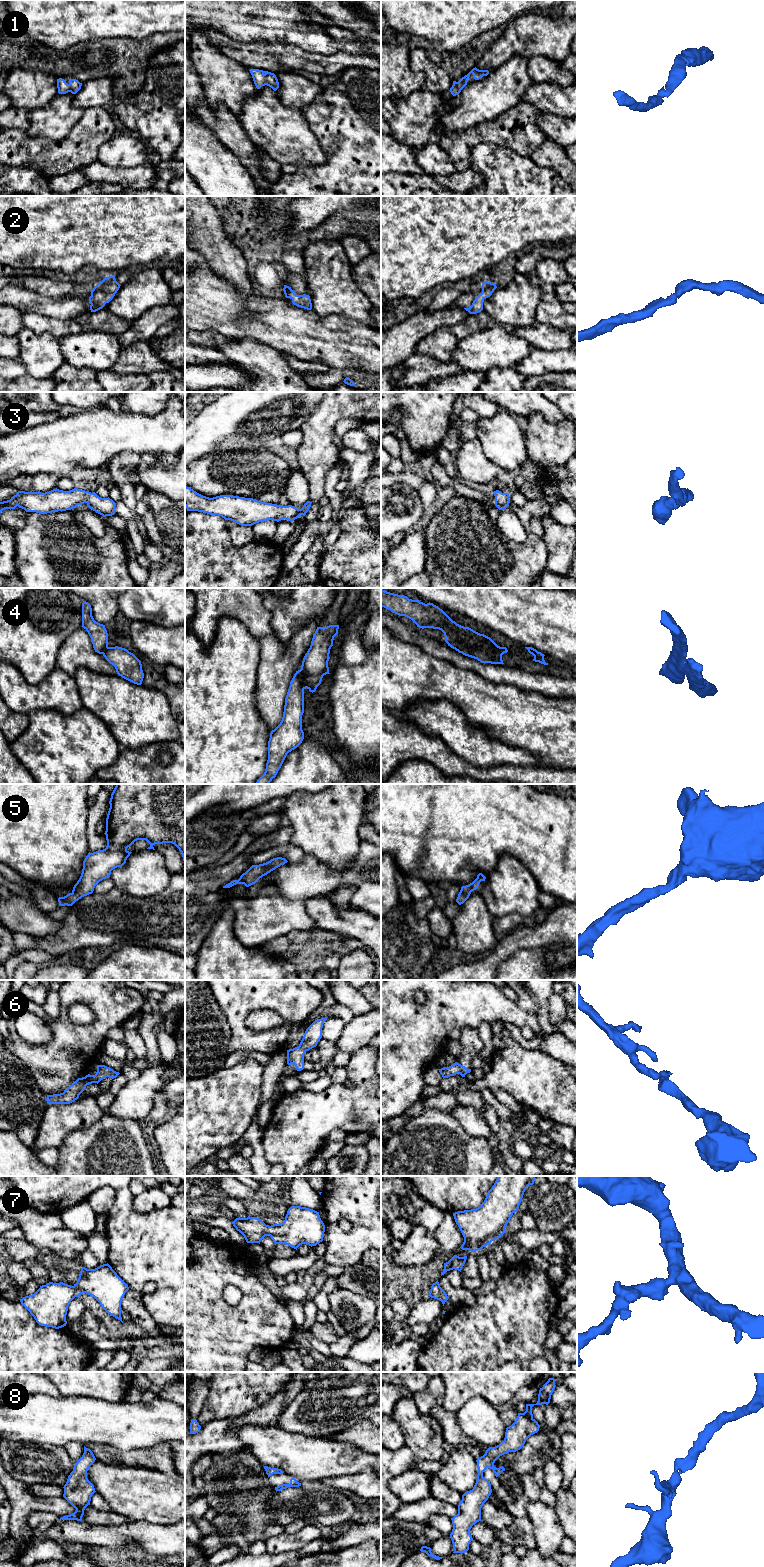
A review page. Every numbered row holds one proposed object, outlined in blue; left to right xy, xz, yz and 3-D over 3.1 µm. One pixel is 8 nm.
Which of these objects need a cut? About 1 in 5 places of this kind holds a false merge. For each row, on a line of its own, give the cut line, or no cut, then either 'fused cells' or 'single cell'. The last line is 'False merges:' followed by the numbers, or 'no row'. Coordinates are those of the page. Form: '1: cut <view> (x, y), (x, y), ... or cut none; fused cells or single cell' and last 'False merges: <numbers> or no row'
1: cut none; single cell
2: cut none; single cell
3: cut none; single cell
4: cut yz (445, 637), (451, 637), (465, 645), (483, 647), (501, 657); fused cells
5: cut none; single cell
6: cut none; single cell
7: cut none; single cell
8: cut none; single cell
False merges: 4

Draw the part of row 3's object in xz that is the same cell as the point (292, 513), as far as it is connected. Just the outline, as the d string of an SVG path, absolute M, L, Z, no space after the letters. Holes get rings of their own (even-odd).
M185 486L185 507L187 511L218 515L241 526L252 526L267 520L279 522L285 519L292 522L300 515L306 515L311 502L307 501L298 509L292 505L282 506L233 495L209 498Z

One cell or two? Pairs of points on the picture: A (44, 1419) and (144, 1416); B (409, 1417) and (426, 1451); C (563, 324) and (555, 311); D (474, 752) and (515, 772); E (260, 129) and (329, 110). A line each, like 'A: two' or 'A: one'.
A: one
B: one
C: one
D: two
E: two

